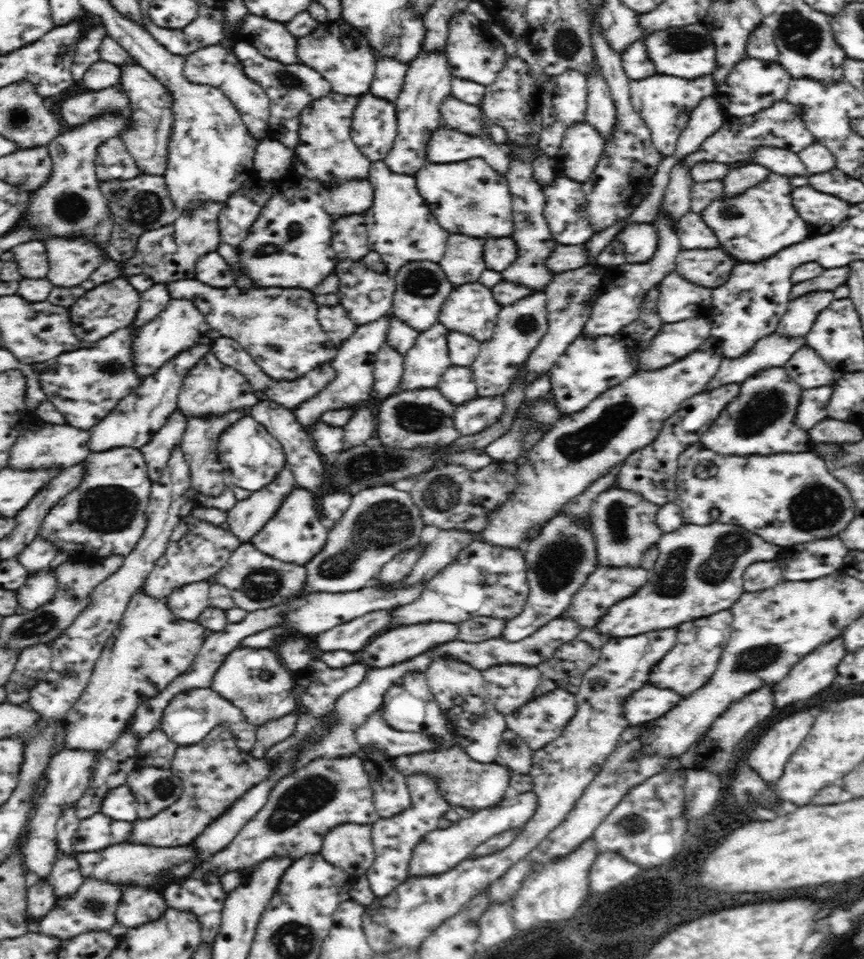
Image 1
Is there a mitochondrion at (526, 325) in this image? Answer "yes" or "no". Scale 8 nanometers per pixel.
yes

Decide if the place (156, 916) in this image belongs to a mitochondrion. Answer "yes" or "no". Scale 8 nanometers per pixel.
no

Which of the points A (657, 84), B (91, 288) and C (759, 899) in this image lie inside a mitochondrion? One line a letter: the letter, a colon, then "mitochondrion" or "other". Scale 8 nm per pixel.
A: other
B: other
C: other

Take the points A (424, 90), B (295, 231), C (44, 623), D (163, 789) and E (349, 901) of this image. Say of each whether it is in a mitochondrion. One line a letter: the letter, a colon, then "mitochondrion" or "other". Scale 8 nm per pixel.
A: mitochondrion
B: mitochondrion
C: mitochondrion
D: mitochondrion
E: other

